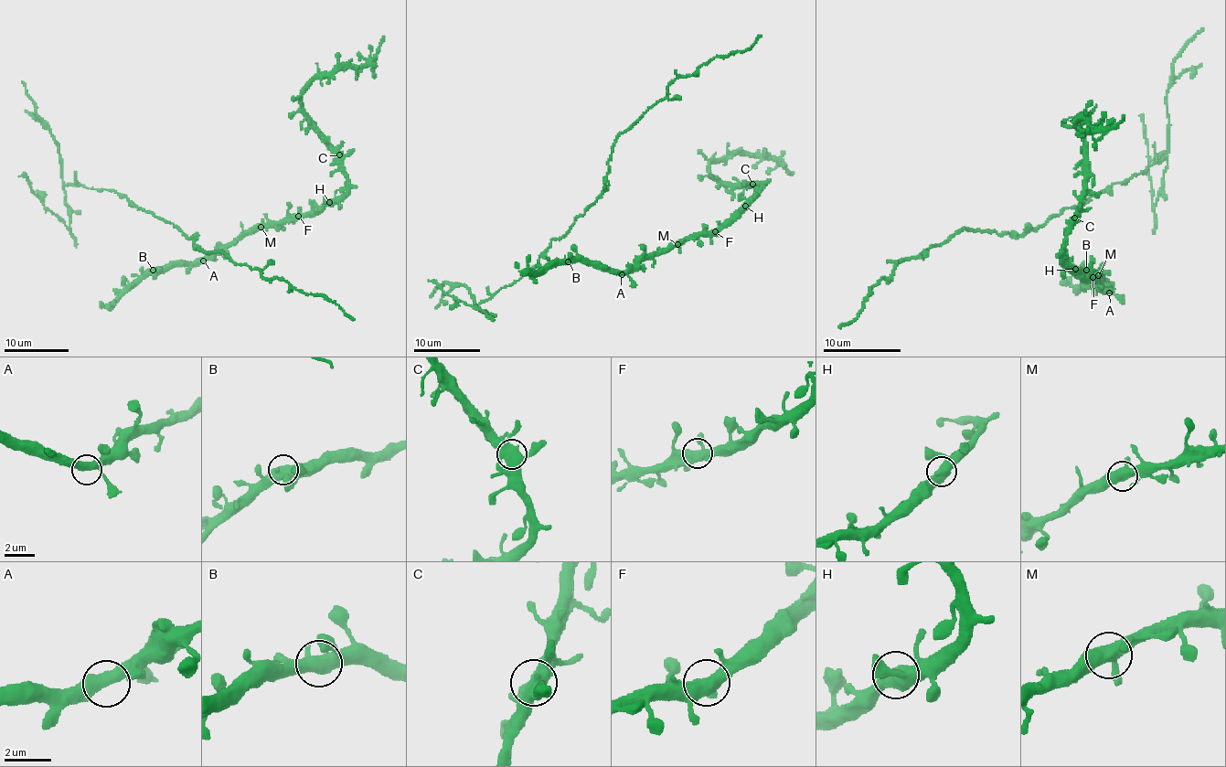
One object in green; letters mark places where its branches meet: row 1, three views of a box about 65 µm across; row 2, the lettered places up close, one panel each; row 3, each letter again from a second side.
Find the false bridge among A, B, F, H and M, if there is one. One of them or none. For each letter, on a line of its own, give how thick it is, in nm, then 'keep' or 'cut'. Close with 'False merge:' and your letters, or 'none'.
A: 400 nm | keep
B: 480 nm | keep
F: 480 nm | keep
H: 480 nm | keep
M: 480 nm | keep
False merge: none

